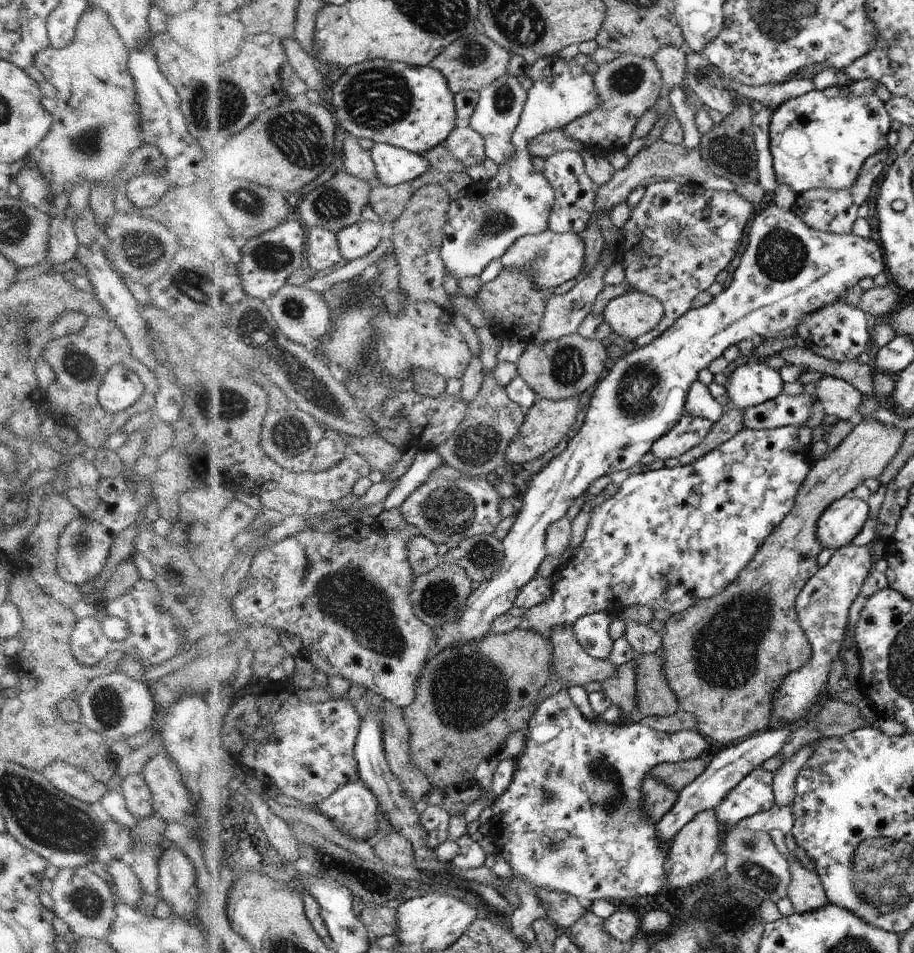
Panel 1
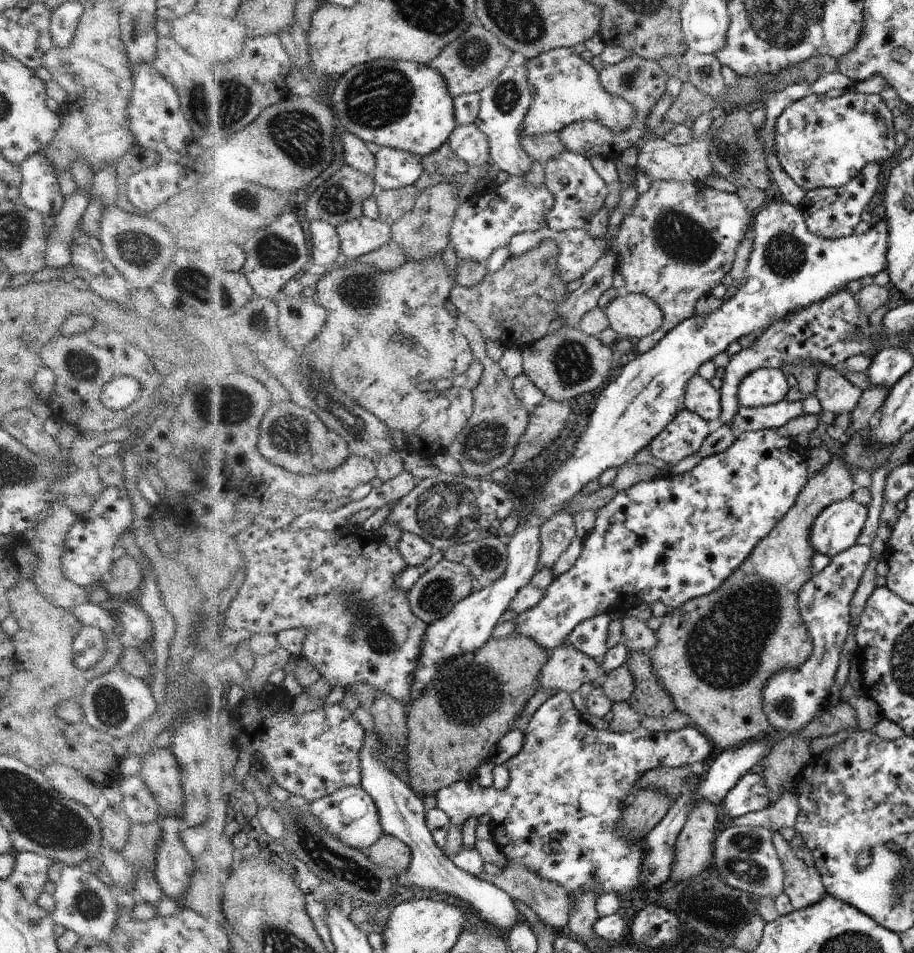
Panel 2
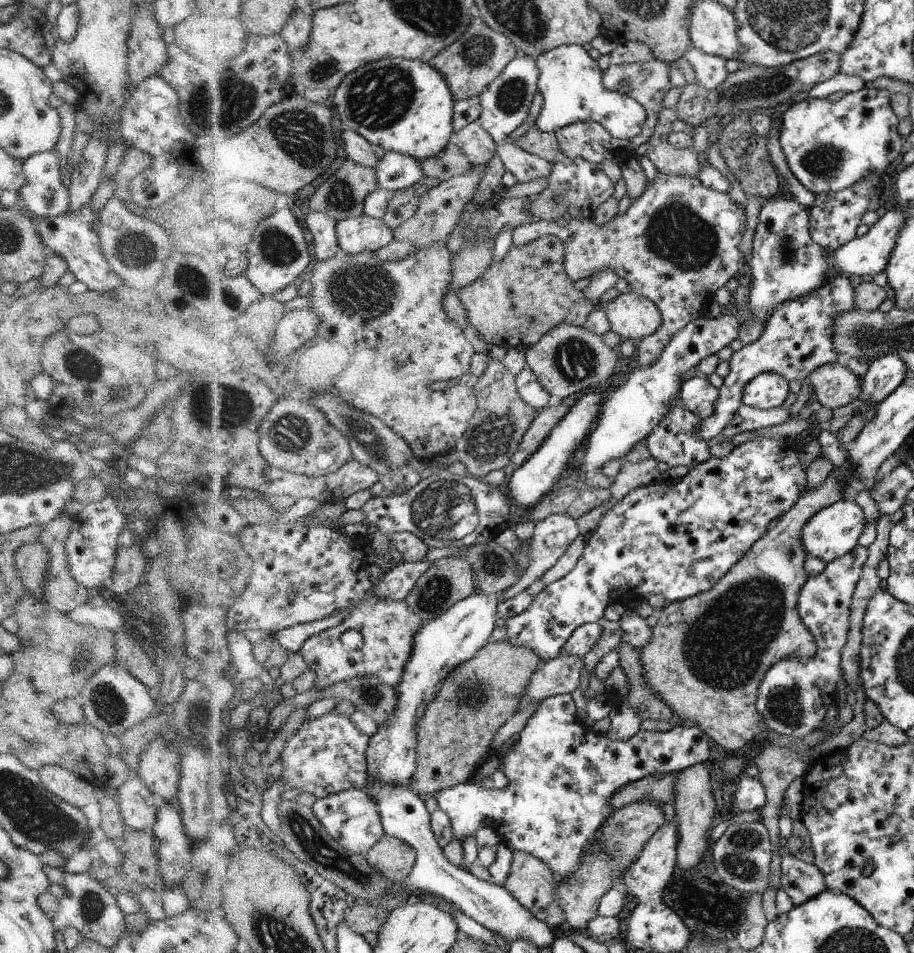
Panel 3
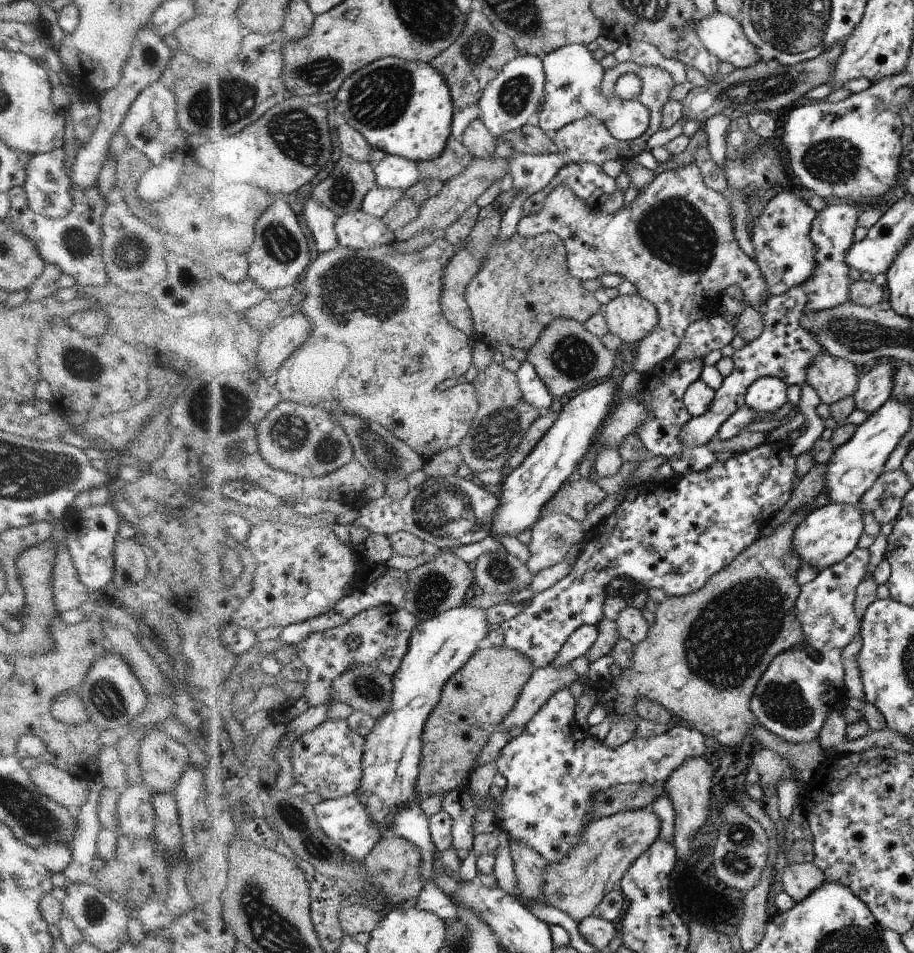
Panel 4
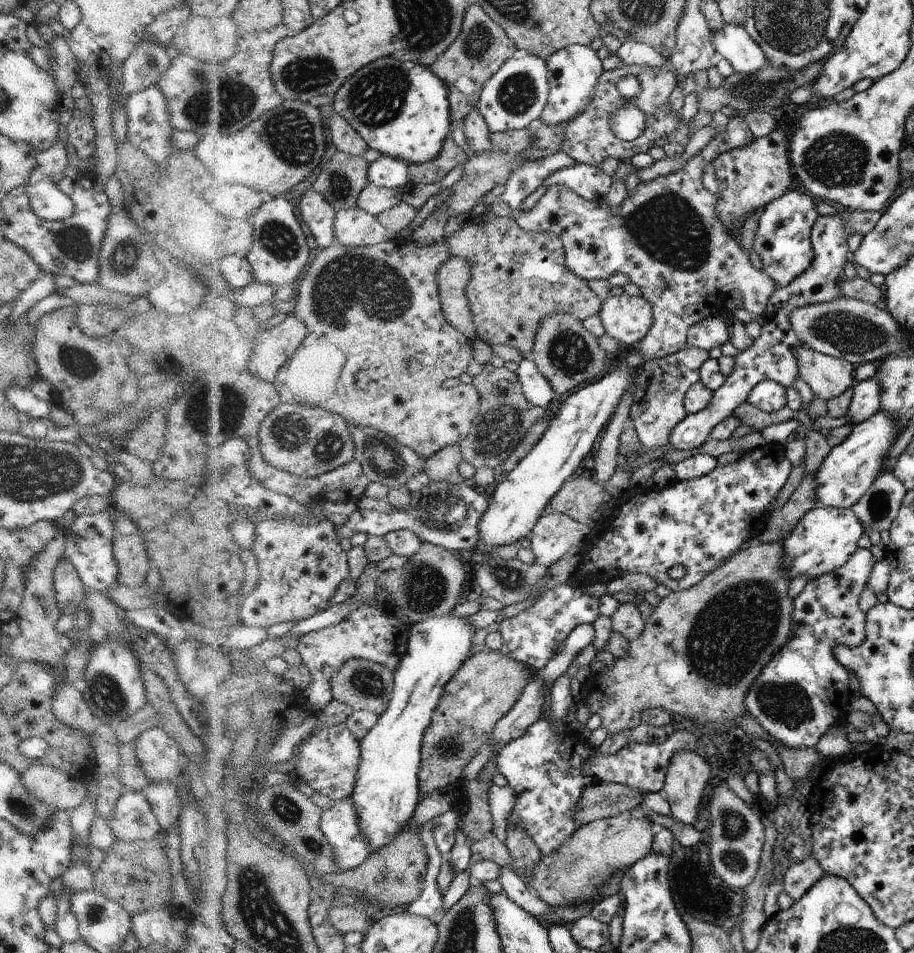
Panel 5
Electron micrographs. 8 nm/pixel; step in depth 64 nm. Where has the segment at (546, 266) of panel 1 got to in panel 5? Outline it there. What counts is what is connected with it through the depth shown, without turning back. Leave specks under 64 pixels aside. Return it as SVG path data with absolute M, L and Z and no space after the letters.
M715 137L710 144L686 160L686 164L668 175L662 175L648 182L640 182L624 202L608 207L606 199L592 202L582 198L577 191L566 186L556 185L546 190L546 194L530 212L522 212L516 220L518 226L526 232L553 232L563 240L565 263L570 272L586 281L607 279L622 273L640 289L641 296L653 307L653 326L640 343L642 362L652 358L662 358L674 354L687 346L688 330L698 320L718 316L722 310L722 300L730 292L739 292L743 297L744 307L756 316L762 316L769 300L777 292L777 283L765 273L750 264L748 256L740 250L738 242L730 238L722 219L717 215L717 198L702 185L702 172L726 145L723 137Z

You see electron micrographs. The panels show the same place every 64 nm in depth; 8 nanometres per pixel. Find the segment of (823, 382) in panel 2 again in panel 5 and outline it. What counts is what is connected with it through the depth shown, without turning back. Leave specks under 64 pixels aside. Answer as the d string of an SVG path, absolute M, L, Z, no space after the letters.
M804 343L802 348L794 350L794 356L798 360L799 376L808 383L815 396L822 400L838 398L856 383L856 367L846 360L815 351Z

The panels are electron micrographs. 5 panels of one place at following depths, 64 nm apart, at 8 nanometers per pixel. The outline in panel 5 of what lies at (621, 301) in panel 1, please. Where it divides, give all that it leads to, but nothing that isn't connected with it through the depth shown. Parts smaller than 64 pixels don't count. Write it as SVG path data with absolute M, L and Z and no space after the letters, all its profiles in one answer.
M622 293L602 303L598 318L602 320L605 333L626 348L649 333L653 326L653 307L642 296Z

